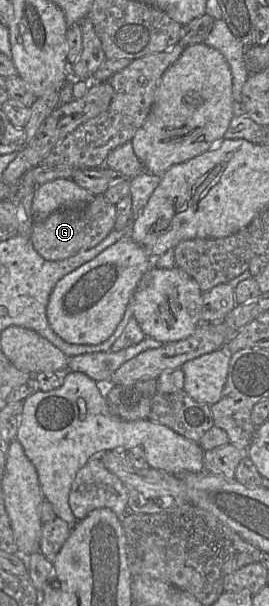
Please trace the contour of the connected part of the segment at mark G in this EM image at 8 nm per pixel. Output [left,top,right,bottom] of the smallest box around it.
[31,194,117,261]

